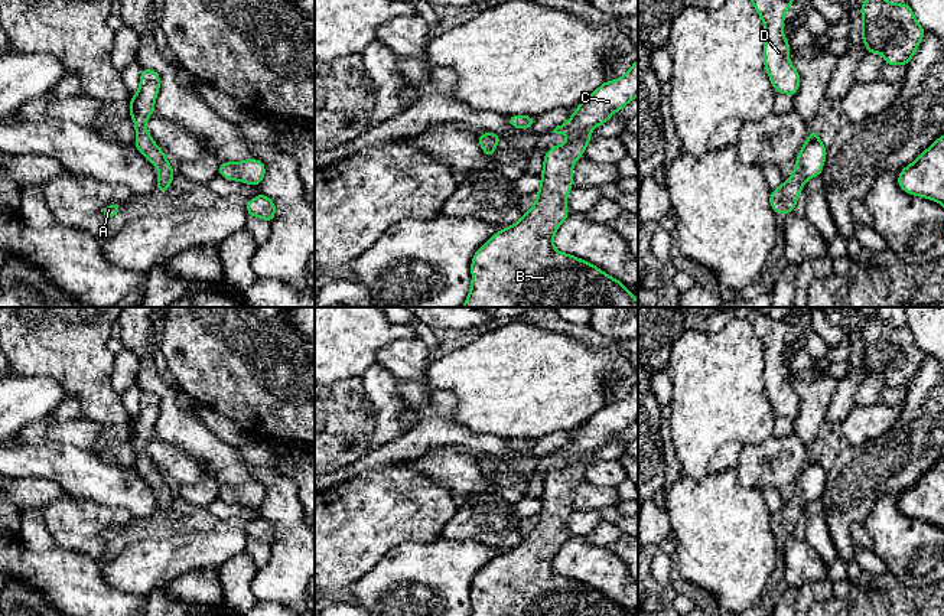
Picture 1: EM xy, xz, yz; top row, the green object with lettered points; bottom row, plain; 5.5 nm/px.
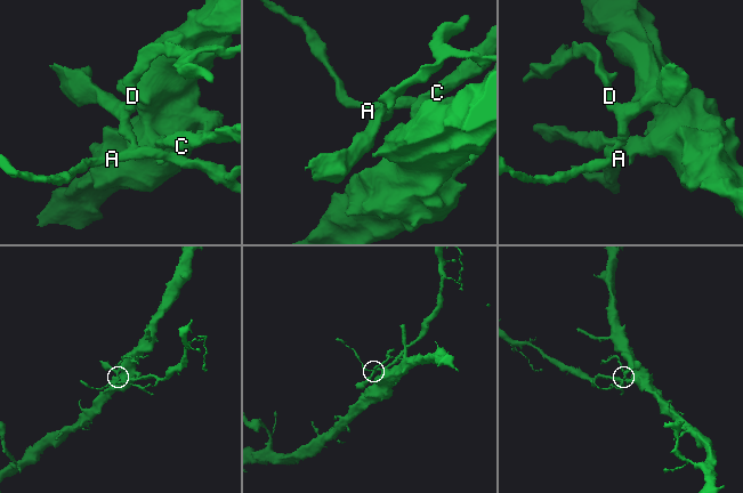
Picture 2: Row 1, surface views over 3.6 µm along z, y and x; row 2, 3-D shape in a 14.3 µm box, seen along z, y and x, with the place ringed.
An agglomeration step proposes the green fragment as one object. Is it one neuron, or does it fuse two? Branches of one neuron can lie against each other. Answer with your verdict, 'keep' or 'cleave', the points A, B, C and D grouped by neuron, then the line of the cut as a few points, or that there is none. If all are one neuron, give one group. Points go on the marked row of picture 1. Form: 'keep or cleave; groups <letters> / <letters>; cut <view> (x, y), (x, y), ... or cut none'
keep; groups A B C D; cut none

